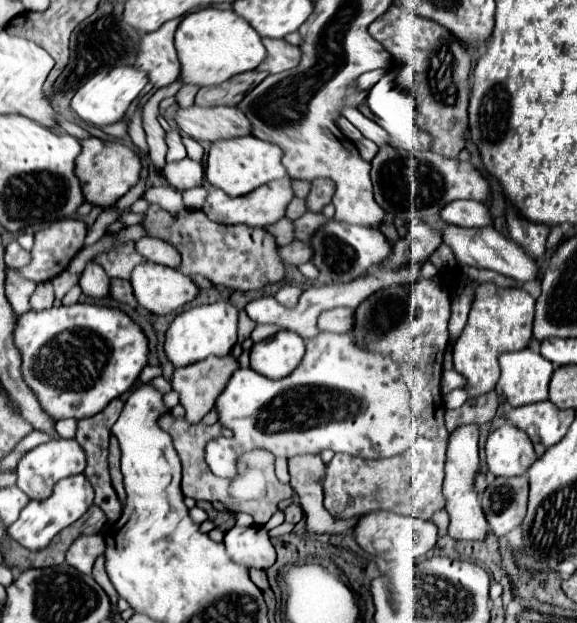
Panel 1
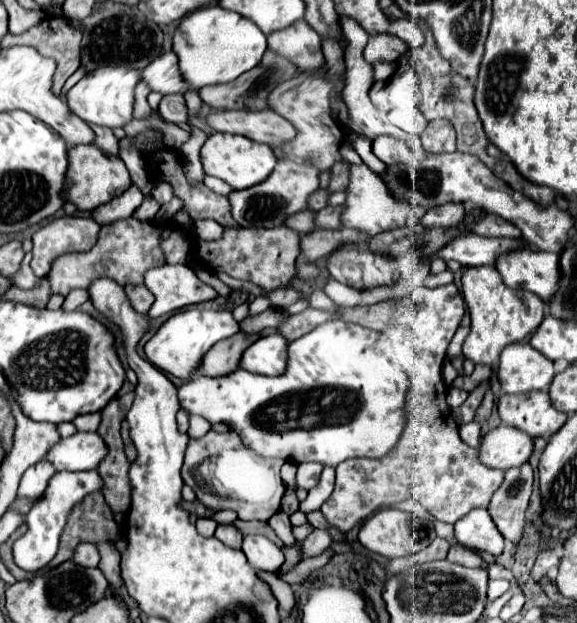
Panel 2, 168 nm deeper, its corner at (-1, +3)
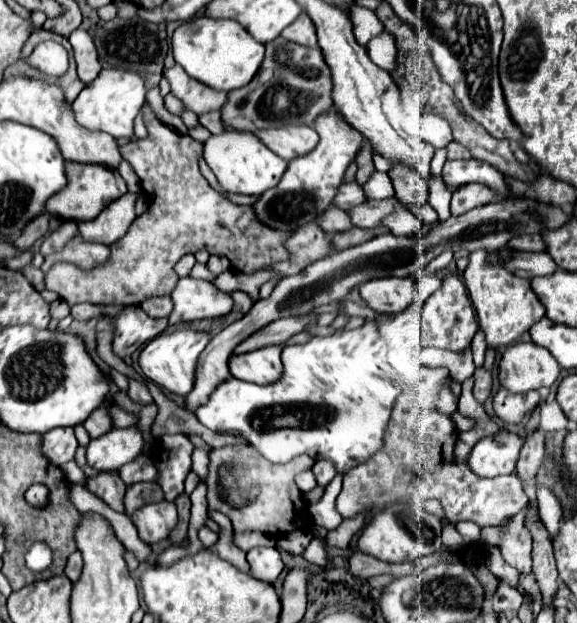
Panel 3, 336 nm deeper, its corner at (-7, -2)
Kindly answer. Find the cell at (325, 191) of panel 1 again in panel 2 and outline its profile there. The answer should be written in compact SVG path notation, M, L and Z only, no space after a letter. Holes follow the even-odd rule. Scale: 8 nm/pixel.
M337 162L333 166L333 176L331 176L331 184L329 190L337 192L337 190L345 190L349 184L349 164L345 162Z

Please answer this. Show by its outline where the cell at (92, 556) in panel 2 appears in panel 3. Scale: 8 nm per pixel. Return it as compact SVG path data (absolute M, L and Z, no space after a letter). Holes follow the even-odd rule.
M75 551L69 559L67 559L67 567L65 567L65 575L75 583L81 577L81 569L83 569L83 557L79 551Z

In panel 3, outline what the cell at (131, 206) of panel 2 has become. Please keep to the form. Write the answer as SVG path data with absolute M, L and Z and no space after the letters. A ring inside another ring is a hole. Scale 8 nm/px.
M125 193L117 201L109 203L95 219L79 223L81 237L87 241L101 241L103 245L111 245L121 239L137 217L135 203L141 195L143 193Z

